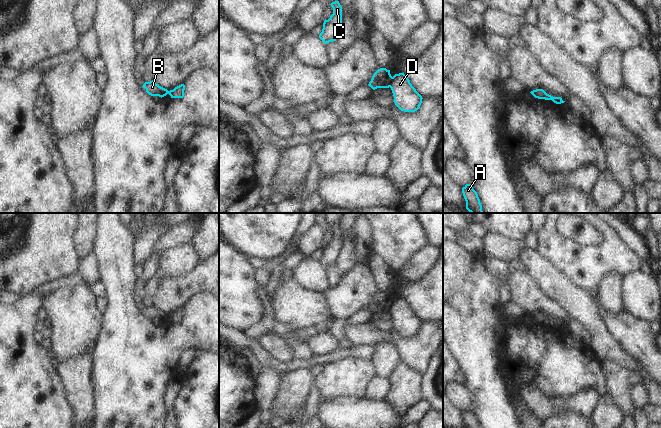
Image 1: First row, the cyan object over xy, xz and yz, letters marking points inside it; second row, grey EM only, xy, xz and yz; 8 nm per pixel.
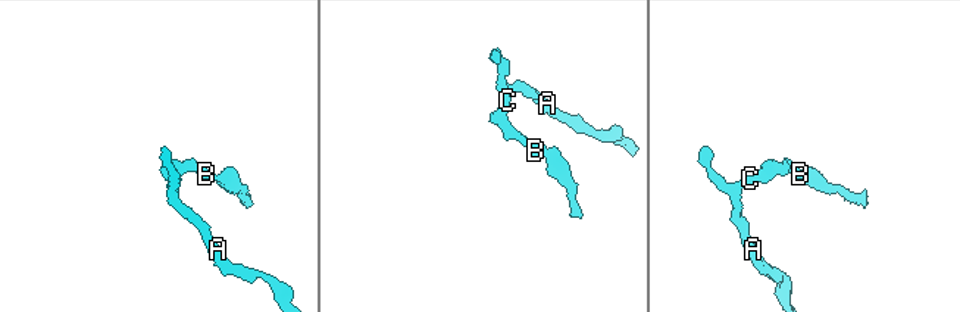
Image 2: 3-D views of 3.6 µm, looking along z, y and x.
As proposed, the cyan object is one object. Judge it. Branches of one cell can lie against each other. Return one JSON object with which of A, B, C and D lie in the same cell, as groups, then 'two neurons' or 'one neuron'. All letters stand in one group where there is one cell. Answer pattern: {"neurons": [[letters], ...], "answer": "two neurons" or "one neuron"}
{"neurons": [["A", "B", "C"], ["D"]], "answer": "two neurons"}

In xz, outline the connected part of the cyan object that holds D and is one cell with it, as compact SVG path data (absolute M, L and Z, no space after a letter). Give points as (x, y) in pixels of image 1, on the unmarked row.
M404 297L395 298L390 309L395 329L404 336L415 336L420 332L422 320Z

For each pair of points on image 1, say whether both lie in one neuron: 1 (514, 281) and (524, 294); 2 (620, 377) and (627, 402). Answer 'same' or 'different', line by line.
1: same
2: same

